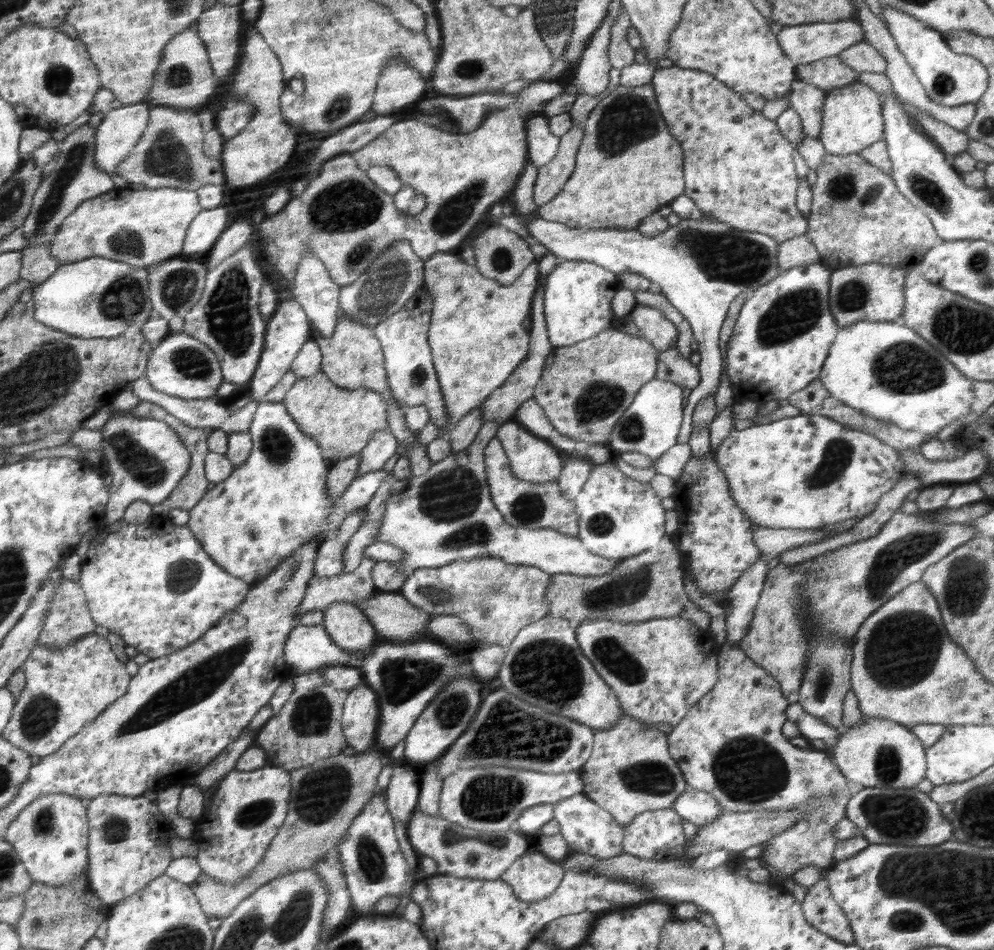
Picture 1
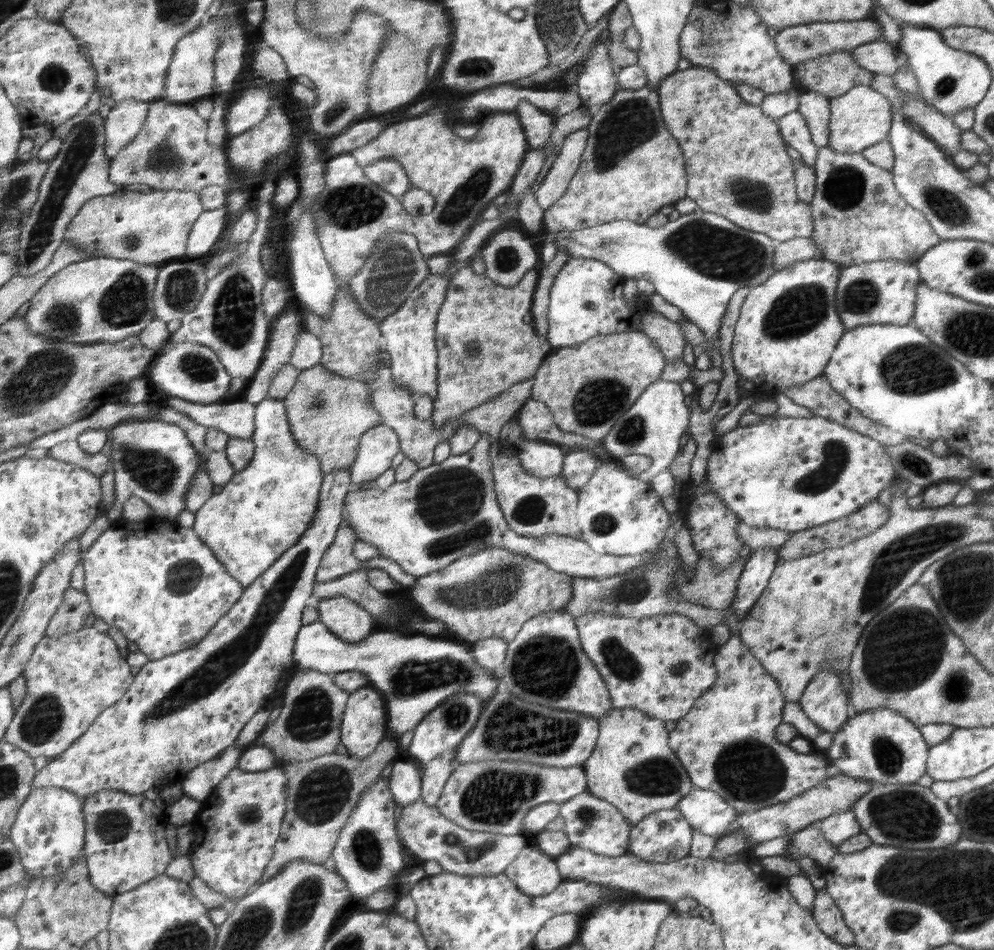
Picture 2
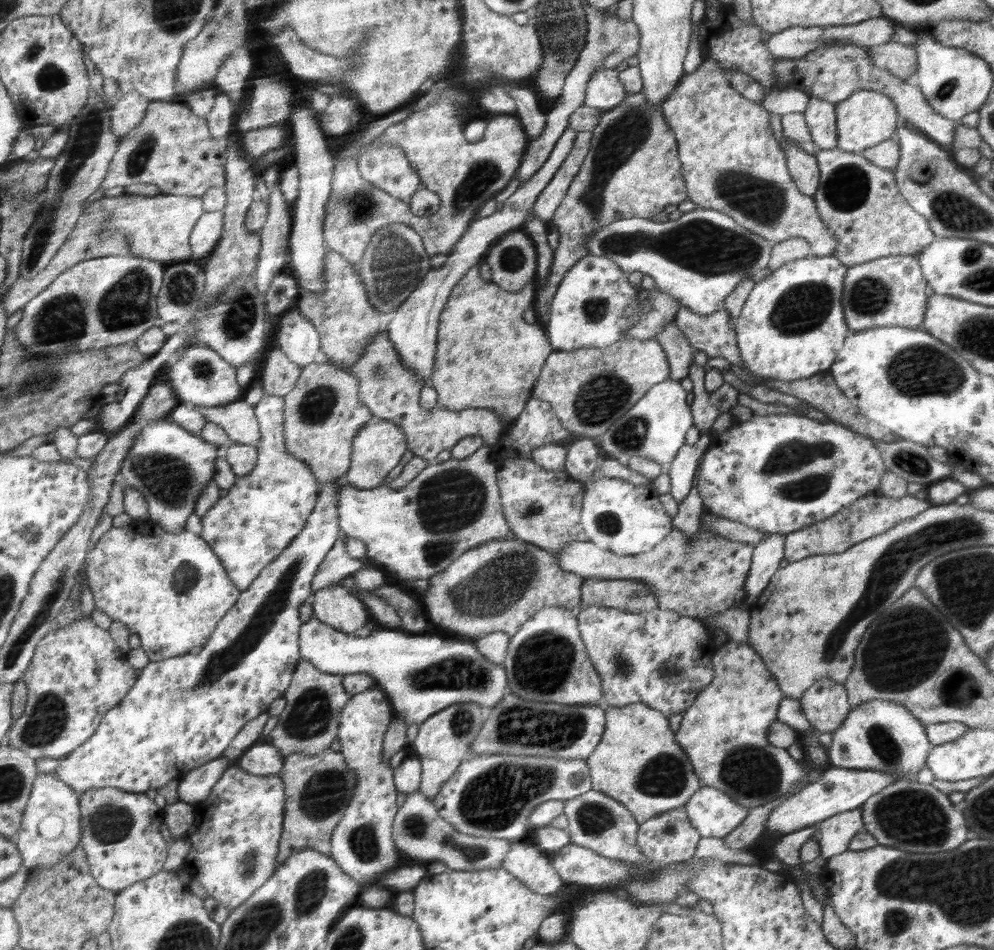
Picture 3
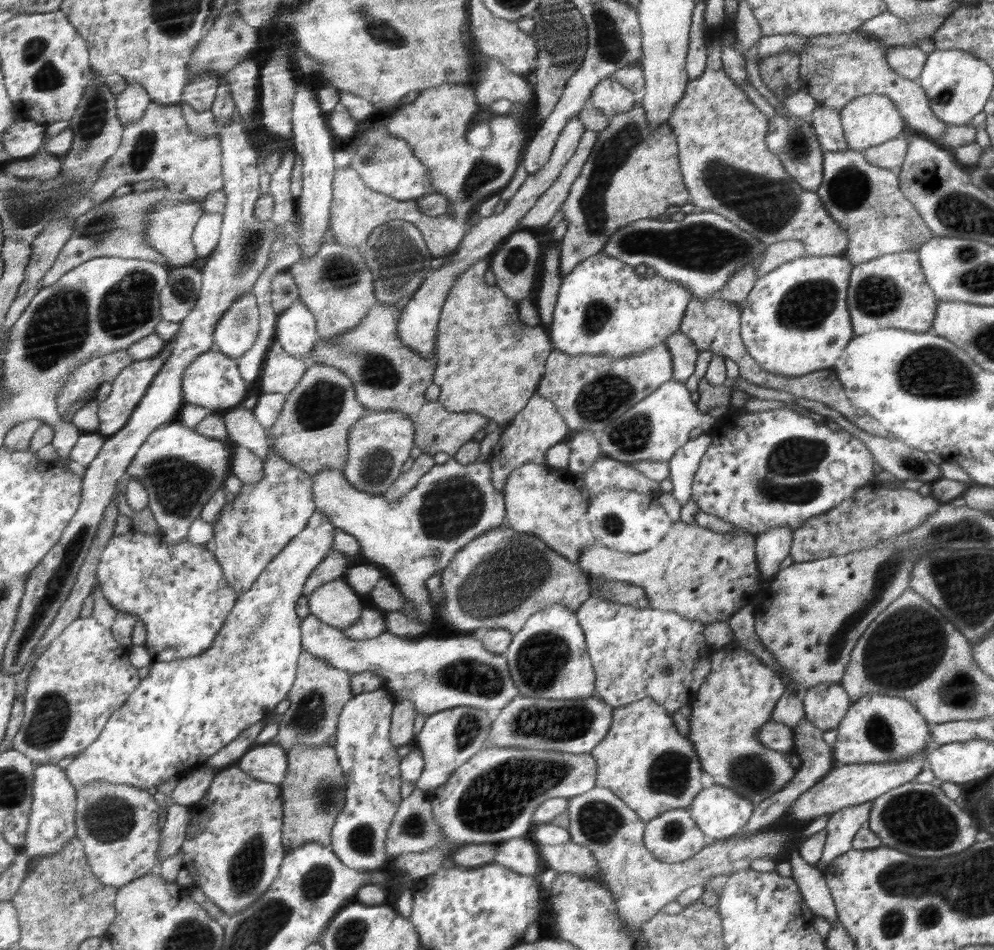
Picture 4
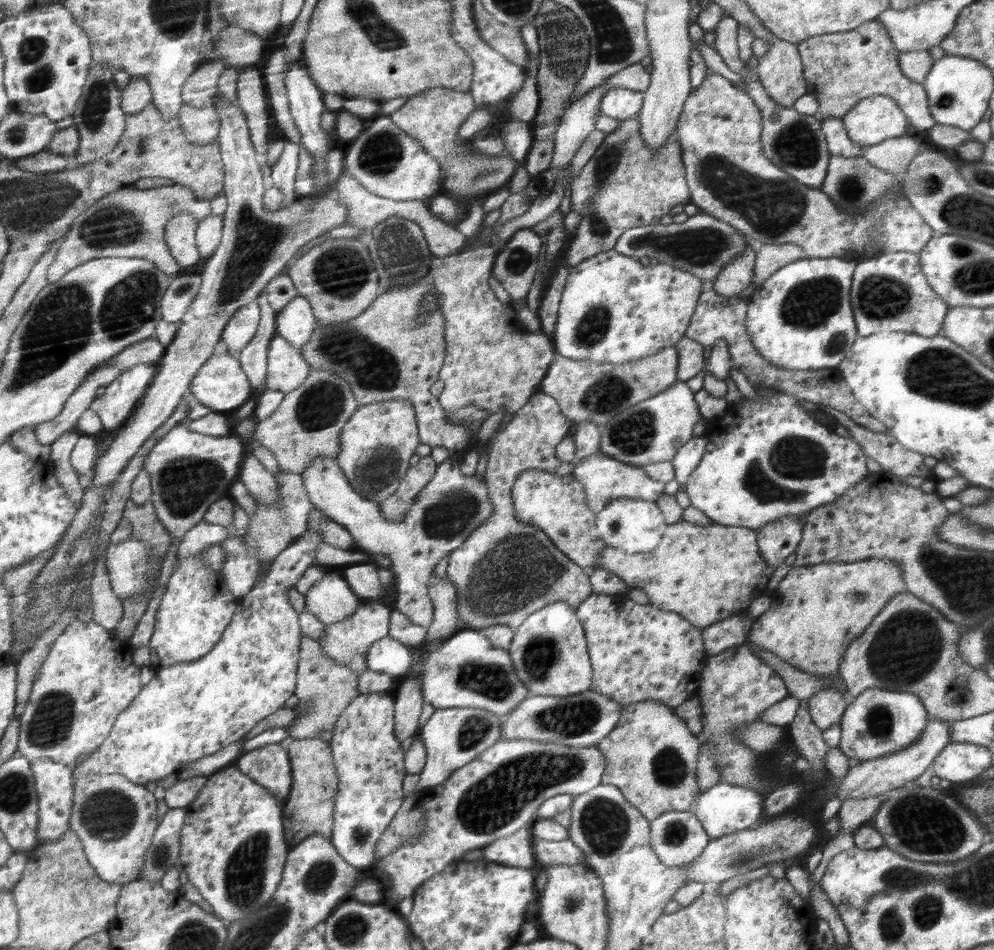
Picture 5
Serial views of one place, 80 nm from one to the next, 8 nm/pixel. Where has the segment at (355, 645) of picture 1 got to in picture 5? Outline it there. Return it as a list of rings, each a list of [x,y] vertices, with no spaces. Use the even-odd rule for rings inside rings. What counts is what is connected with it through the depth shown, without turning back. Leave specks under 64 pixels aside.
[[[340,569],[318,578],[305,594],[305,611],[315,613],[326,626],[346,620],[358,607],[358,595]]]

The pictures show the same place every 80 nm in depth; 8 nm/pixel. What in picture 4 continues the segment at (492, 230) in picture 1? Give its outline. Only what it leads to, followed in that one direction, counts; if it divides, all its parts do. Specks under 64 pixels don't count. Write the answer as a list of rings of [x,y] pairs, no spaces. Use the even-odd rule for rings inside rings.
[[[530,230],[509,235],[492,253],[490,271],[496,277],[497,288],[512,300],[521,301],[528,297],[530,288],[533,288],[538,256],[538,240],[530,234]]]

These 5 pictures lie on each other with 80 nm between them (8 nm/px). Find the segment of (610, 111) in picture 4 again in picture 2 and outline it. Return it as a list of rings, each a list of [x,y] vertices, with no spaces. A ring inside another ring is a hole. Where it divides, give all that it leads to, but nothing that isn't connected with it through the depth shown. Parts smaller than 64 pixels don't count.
[[[598,45],[587,58],[586,67],[580,73],[575,90],[581,96],[583,104],[596,109],[613,99],[620,88],[617,76],[604,45]]]

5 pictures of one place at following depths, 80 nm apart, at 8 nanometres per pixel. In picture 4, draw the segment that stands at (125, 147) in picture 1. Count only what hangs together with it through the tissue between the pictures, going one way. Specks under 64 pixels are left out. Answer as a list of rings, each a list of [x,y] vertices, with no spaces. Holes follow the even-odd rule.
[[[139,84],[128,85],[122,93],[117,95],[117,100],[119,121],[124,126],[142,118],[152,103],[147,89],[142,88]]]

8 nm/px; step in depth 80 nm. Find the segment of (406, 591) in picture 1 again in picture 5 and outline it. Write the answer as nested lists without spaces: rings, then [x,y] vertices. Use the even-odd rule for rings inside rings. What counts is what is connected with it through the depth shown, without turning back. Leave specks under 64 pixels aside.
[[[537,391],[531,396],[530,402],[516,412],[508,425],[502,427],[502,431],[494,432],[491,437],[494,441],[490,447],[489,440],[481,443],[476,436],[489,415],[490,412],[478,404],[454,412],[445,411],[445,417],[451,423],[464,425],[469,432],[465,448],[451,458],[460,464],[461,456],[472,449],[479,454],[479,458],[483,452],[486,454],[487,465],[483,477],[492,505],[495,506],[489,519],[462,546],[451,552],[446,576],[458,587],[458,609],[466,624],[464,628],[482,630],[505,624],[517,629],[527,616],[549,604],[564,601],[578,608],[579,604],[594,594],[594,589],[591,587],[590,571],[572,561],[542,528],[519,522],[512,495],[520,474],[531,468],[558,476],[570,475],[575,470],[575,462],[564,462],[556,453],[559,444],[572,428],[570,417],[562,411],[555,397]]]

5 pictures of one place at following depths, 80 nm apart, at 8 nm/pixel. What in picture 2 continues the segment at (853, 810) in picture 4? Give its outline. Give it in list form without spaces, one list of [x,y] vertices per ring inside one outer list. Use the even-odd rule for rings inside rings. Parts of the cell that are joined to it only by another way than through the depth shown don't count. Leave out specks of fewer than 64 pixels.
[[[851,810],[838,812],[836,815],[829,816],[820,820],[822,828],[828,842],[834,844],[834,850],[840,850],[840,844],[846,842],[848,838],[861,833],[860,825],[855,819]]]

